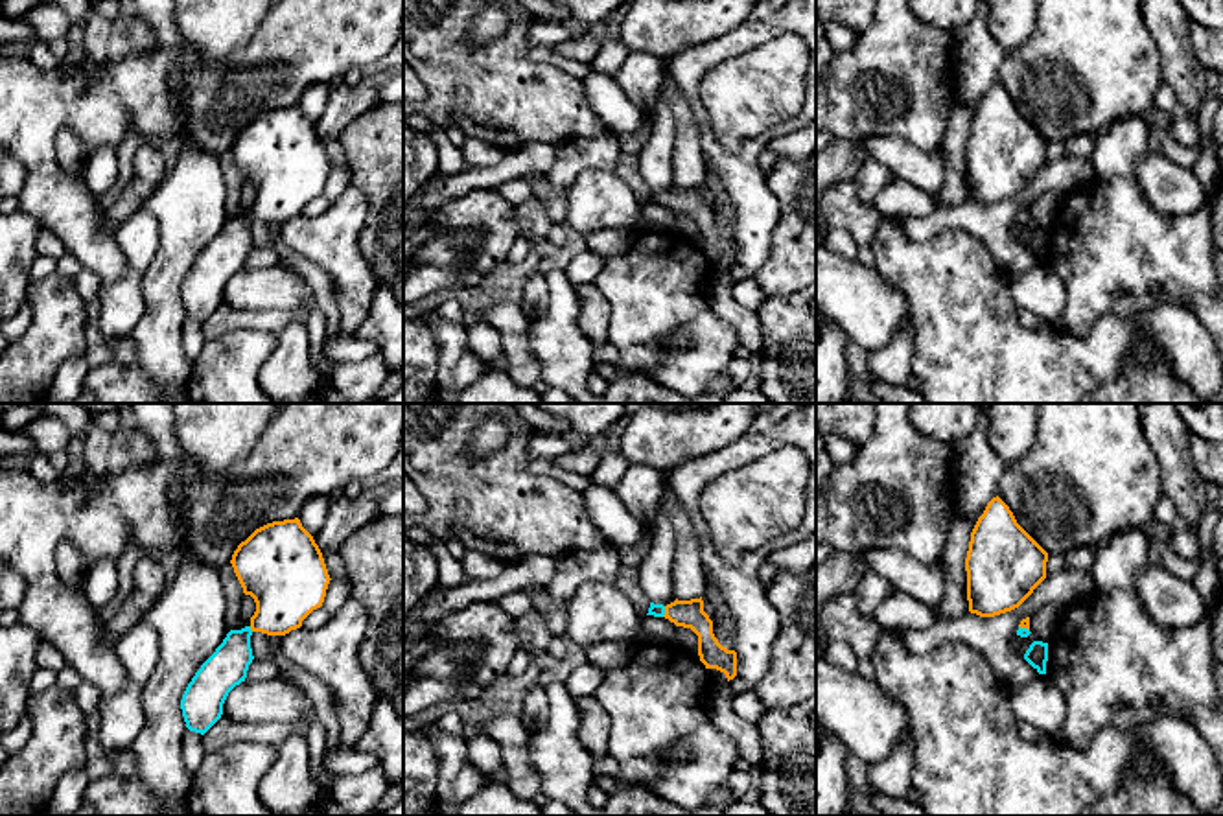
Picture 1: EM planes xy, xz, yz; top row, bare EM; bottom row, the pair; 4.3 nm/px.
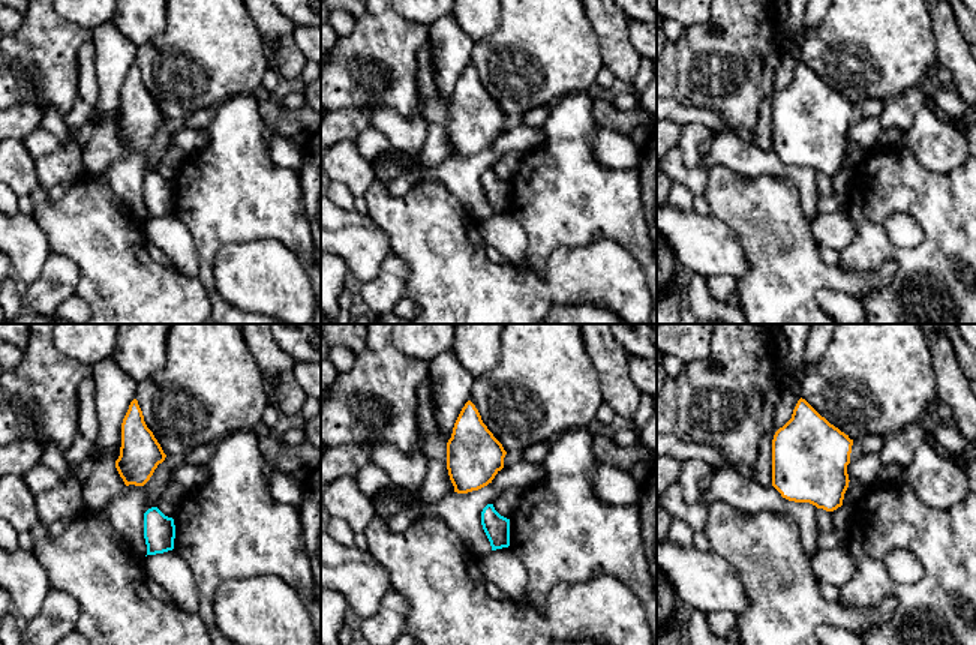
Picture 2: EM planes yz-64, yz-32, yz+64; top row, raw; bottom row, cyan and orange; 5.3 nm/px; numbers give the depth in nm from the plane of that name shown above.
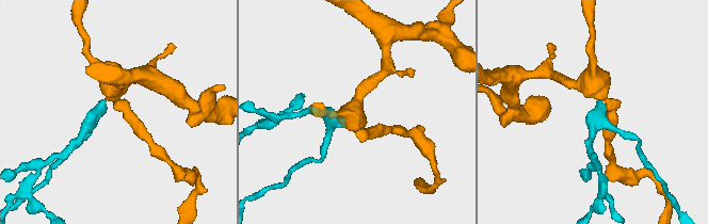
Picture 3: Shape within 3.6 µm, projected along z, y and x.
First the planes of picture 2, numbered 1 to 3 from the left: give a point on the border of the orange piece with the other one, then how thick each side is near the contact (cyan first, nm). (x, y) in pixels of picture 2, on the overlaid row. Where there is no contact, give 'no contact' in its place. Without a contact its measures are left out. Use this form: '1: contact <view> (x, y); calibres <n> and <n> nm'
1: no contact
2: no contact
3: no contact

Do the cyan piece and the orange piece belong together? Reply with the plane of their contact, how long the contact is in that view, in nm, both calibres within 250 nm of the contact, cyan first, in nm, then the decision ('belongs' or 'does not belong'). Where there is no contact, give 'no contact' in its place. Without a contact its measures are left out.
xy | 30 nm | 180/320 nm | belongs

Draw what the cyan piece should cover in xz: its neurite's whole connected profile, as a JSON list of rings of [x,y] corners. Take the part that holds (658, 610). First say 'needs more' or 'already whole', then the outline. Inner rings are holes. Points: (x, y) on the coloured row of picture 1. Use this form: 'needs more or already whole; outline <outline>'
needs more; outline [[[674,600],[667,606],[650,602],[648,613],[665,617],[676,626],[691,628],[698,635],[698,656],[705,669],[716,669],[726,674],[728,682],[737,676],[737,652],[728,650],[713,634],[713,621],[704,612],[704,600]]]

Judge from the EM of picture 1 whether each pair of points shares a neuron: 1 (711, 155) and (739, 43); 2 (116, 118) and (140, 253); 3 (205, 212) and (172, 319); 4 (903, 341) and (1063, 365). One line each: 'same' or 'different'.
1: same
2: different
3: same
4: different

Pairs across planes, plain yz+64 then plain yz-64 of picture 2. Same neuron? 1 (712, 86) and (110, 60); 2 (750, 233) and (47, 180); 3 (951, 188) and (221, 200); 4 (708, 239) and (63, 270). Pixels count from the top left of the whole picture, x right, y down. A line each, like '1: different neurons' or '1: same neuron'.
1: different neurons
2: different neurons
3: same neuron
4: different neurons

